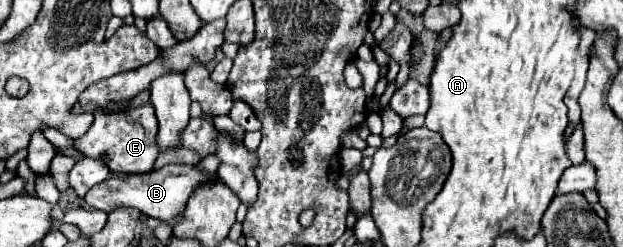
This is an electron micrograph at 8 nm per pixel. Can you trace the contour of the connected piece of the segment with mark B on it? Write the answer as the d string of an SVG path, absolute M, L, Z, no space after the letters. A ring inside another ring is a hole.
M166 165L162 169L154 169L150 173L134 173L134 175L126 175L126 173L114 173L110 179L106 179L100 185L94 185L86 195L84 201L86 205L106 211L110 213L116 207L134 207L138 211L142 211L146 217L154 217L160 221L172 221L180 211L186 209L186 201L190 197L190 189L194 189L194 185L202 183L208 179L216 179L218 175L204 175L200 171L196 171L190 165ZM118 175L118 177L114 177ZM110 183L118 183L118 187L110 185Z

